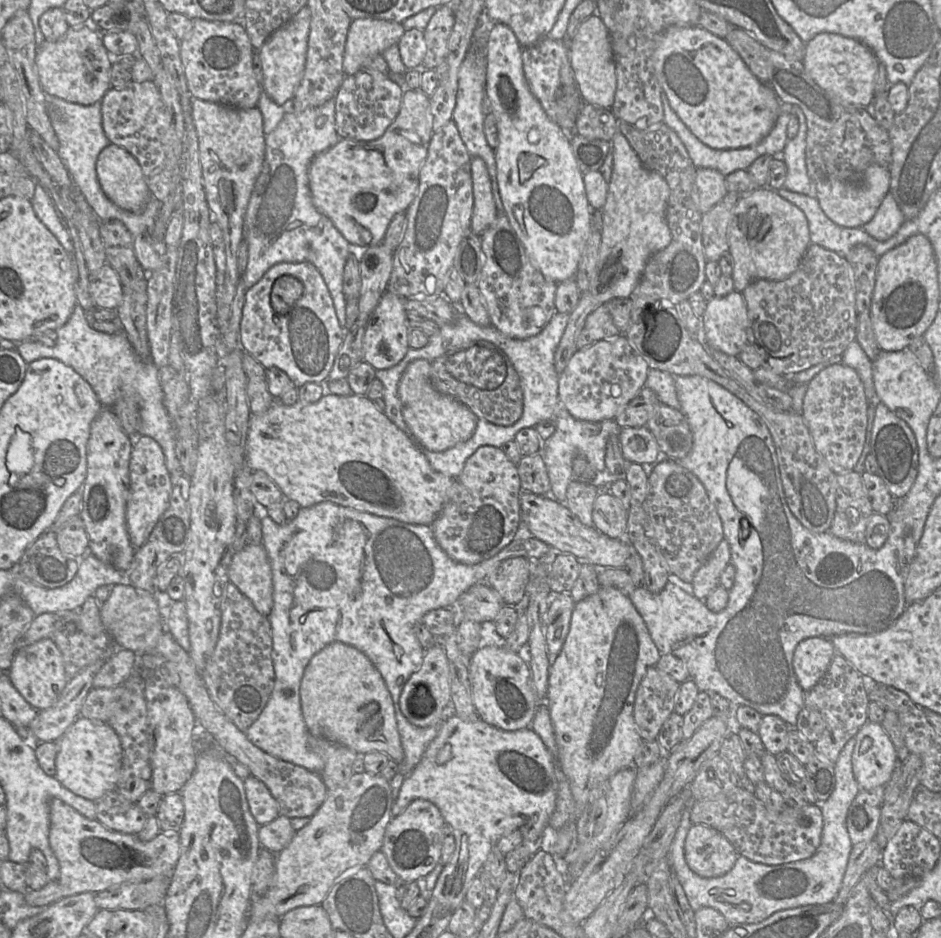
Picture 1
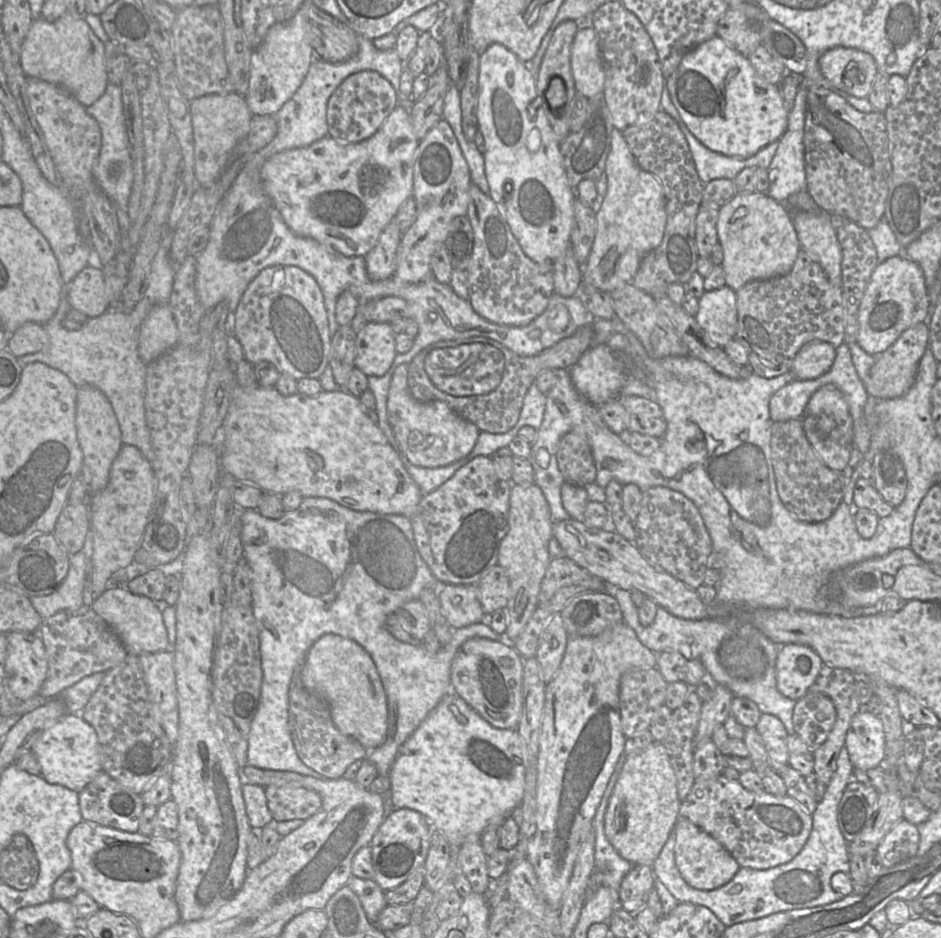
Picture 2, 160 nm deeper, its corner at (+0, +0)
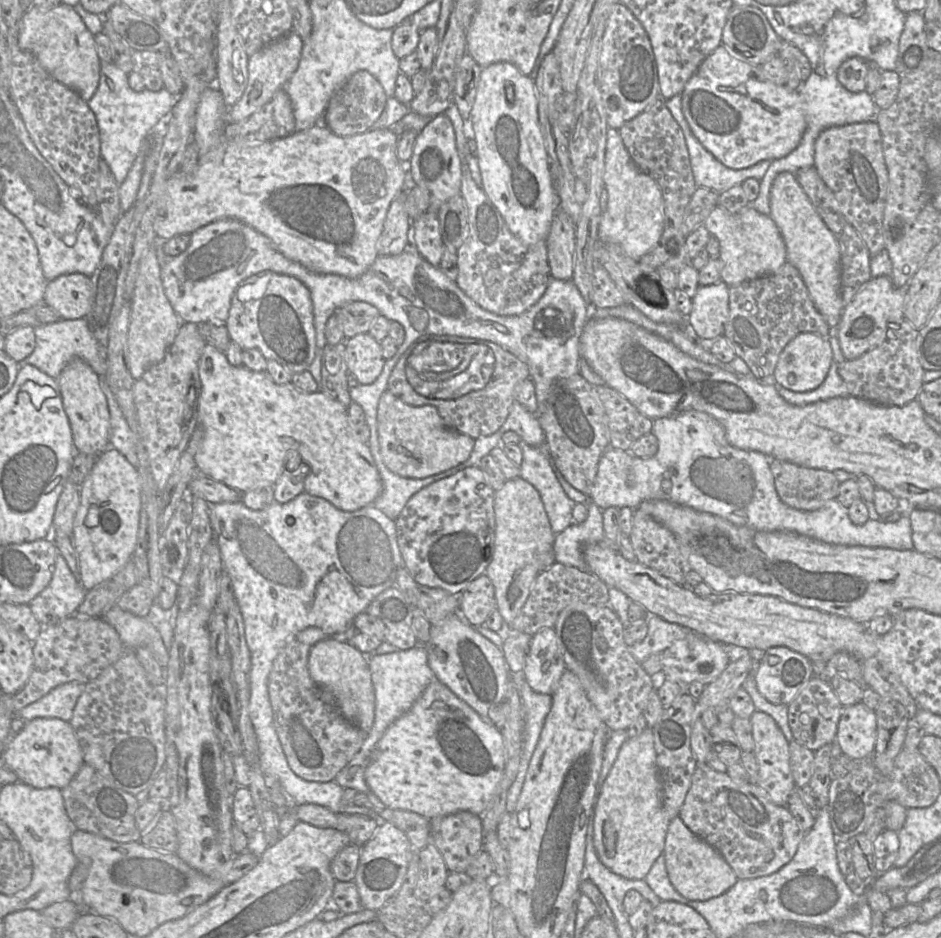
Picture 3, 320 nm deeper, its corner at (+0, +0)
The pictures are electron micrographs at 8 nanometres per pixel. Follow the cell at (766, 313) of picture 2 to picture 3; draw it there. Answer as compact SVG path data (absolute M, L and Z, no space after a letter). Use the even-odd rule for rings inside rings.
M789 262L774 274L729 287L729 315L723 335L757 380L773 376L782 350L802 332L828 338L832 329L815 307L799 271Z

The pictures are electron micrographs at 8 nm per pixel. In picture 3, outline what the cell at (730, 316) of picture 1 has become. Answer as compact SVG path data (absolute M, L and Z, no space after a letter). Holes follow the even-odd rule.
M723 281L698 287L692 297L692 310L686 317L691 335L700 342L711 342L723 335L729 315L729 286Z

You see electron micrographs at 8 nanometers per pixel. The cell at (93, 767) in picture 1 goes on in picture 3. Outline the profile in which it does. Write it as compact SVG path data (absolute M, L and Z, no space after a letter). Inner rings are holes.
M38 717L26 721L23 728L9 738L1 757L1 763L13 770L19 781L33 787L62 789L68 785L85 761L81 746L69 721L59 718Z

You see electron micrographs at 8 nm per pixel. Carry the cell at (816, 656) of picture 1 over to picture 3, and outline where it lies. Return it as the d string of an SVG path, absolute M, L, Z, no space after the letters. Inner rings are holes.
M785 646L771 647L763 652L763 659L754 663L752 673L755 676L758 691L773 704L788 705L814 676L812 662L806 656Z

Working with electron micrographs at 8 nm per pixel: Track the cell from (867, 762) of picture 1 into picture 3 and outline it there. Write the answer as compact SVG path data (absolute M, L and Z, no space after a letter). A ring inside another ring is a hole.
M862 702L842 708L836 741L843 754L856 760L873 755L877 739L874 710Z

